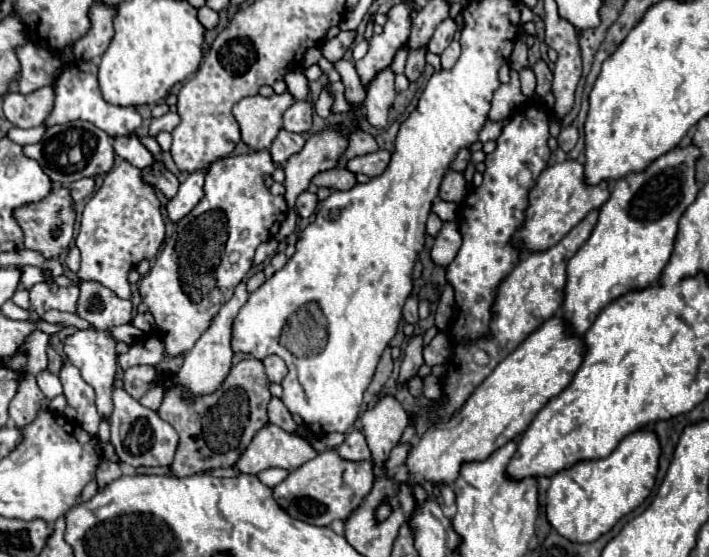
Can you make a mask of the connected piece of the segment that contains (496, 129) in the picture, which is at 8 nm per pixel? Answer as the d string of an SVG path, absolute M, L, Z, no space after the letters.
M507 118L505 120L499 120L499 122L493 122L493 120L487 120L481 134L479 134L479 140L481 142L487 142L487 140L497 140L497 136L501 134L503 126L507 124Z

